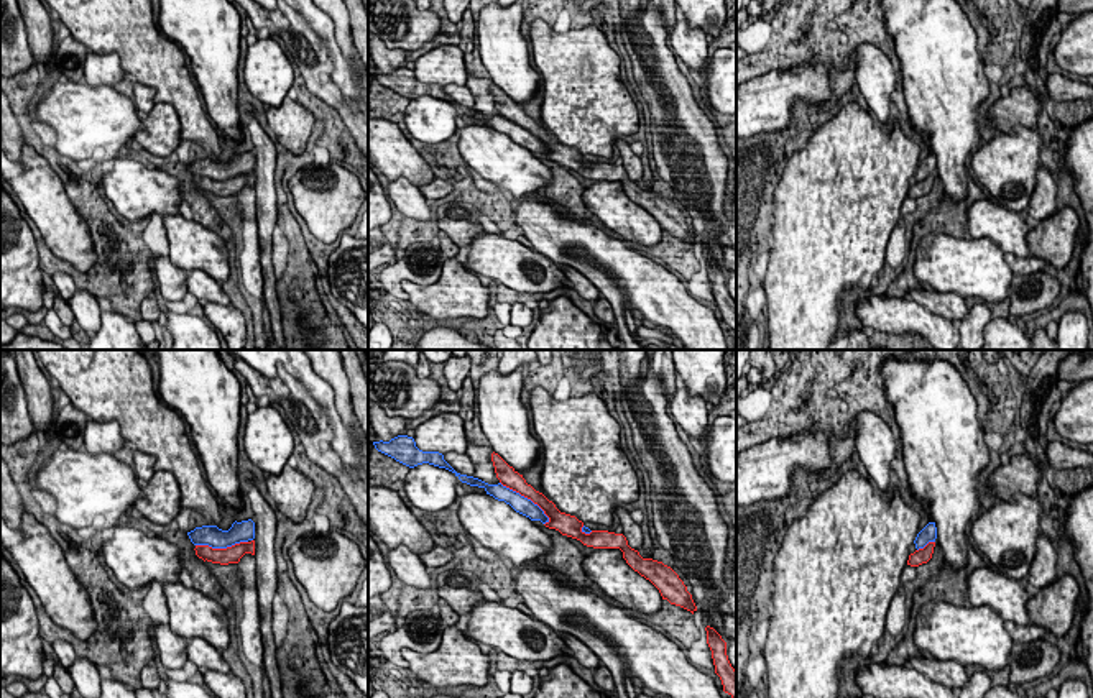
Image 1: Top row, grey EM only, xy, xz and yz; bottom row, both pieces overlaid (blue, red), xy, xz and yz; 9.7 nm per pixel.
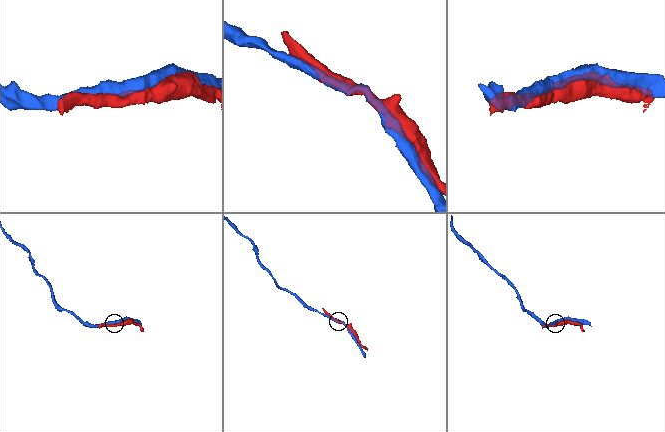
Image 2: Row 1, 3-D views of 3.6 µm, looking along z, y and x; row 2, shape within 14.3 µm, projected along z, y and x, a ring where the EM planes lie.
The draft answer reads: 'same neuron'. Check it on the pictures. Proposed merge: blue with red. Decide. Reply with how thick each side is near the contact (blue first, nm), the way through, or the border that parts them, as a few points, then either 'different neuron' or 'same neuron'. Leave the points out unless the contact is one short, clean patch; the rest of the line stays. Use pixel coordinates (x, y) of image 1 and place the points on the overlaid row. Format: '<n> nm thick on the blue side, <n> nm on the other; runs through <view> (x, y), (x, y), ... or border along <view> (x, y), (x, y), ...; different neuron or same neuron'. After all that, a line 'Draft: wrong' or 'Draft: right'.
170 nm thick on the blue side, 190 nm on the other; same neuron
Draft: right

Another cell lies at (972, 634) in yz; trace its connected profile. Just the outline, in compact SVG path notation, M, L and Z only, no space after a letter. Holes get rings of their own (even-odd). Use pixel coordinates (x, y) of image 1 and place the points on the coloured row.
M940 599L917 613L914 644L922 652L909 665L930 682L962 688L970 682L966 665L996 672L1009 665L1012 637L989 606L952 606Z

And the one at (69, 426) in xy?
M72 404L59 409L54 429L64 447L79 450L84 445L84 430L87 420L87 414L84 414Z

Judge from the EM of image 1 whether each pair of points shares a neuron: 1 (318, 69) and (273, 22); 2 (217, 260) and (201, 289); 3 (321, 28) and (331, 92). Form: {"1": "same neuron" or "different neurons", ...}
{"1": "same neuron", "2": "same neuron", "3": "different neurons"}

